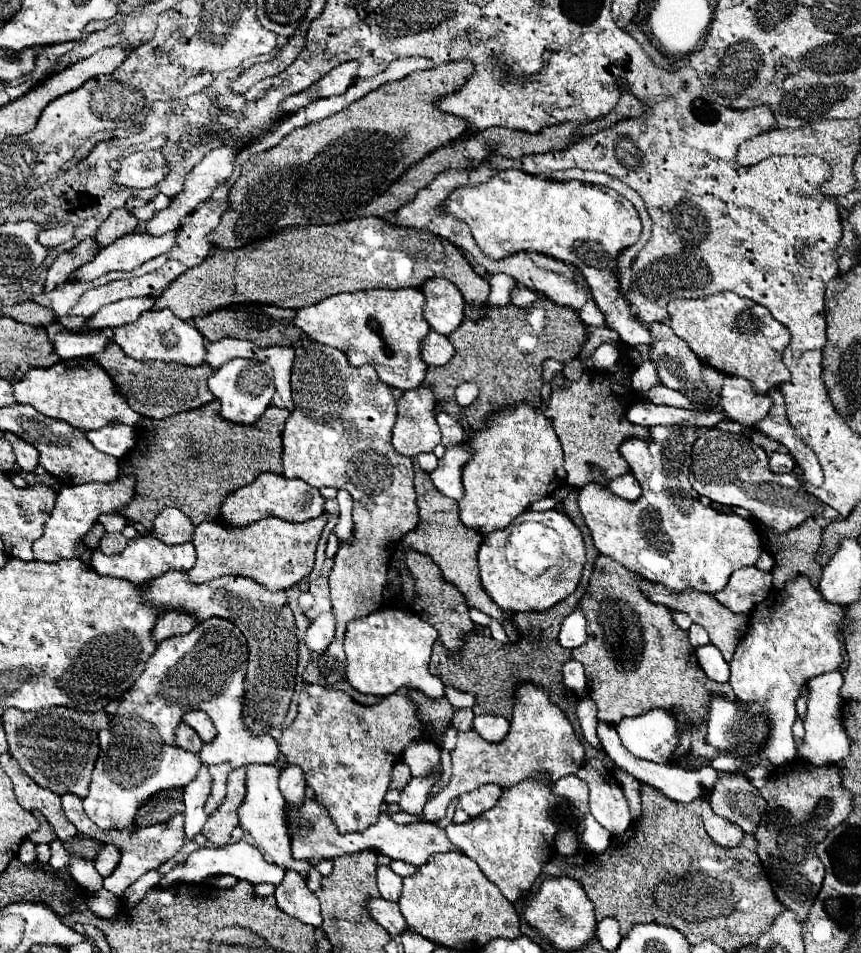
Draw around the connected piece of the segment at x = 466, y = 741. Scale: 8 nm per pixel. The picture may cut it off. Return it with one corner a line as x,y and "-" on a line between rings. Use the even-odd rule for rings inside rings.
520,686
506,740
502,740
500,744
490,744
476,732
458,732
458,742
456,748
452,750
452,778
438,794
428,798
424,806
424,818
414,818
404,812
398,812
392,814
392,820
400,824
420,820
436,822
444,818
450,800
458,798
464,792
472,792
482,784
498,784
502,788
510,788
526,778
538,778
538,774
548,774
546,780
554,784
562,776
576,774
582,768
584,760
586,760
584,746
576,738
574,728
566,718
566,714
546,698
544,690
536,686

